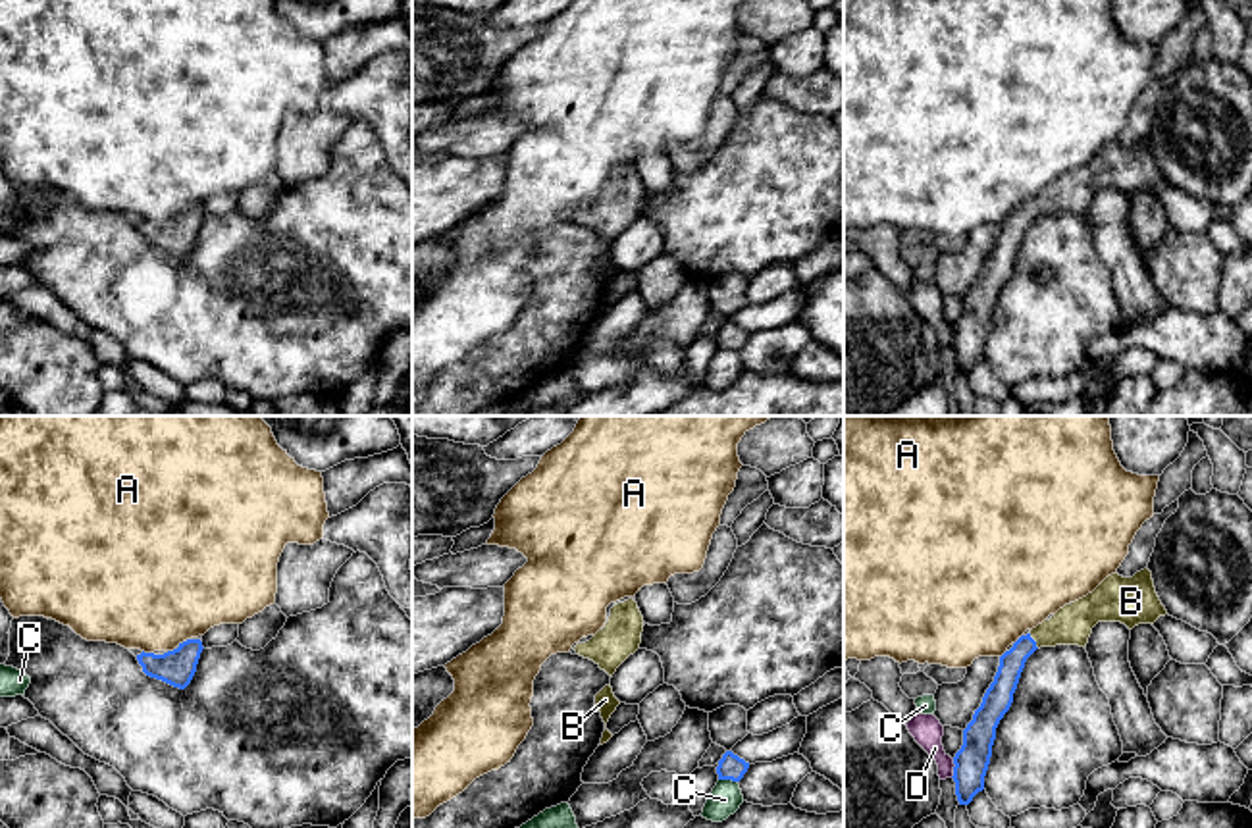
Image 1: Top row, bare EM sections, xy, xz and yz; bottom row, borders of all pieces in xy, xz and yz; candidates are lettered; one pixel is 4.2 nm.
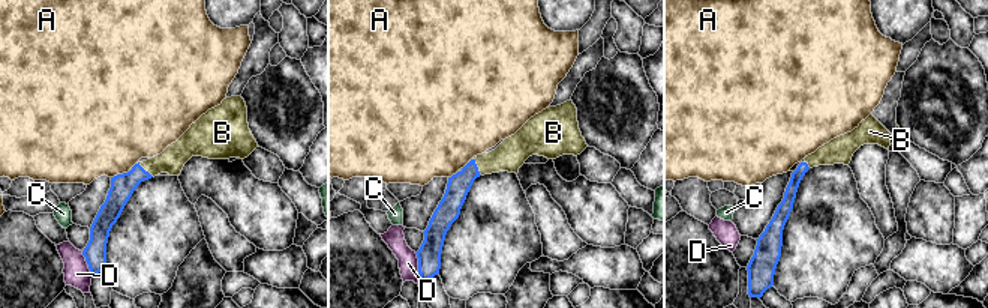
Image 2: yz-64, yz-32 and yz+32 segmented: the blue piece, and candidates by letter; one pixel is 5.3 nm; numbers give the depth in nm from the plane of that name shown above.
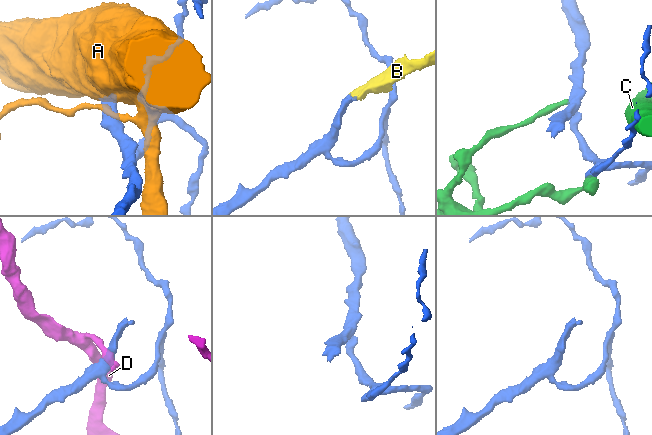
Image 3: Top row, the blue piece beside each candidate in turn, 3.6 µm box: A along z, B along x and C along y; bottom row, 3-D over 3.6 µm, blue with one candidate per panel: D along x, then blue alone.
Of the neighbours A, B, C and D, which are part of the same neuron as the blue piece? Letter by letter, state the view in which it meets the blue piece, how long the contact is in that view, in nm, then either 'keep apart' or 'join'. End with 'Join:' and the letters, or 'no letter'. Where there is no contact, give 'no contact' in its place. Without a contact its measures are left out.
A: contact in xy; length 60 nm; keep apart
B: contact in yz; length 80 nm; join
C: contact in xz; length 80 nm; keep apart
D: contact in yz; length 80 nm; keep apart
Join: B

